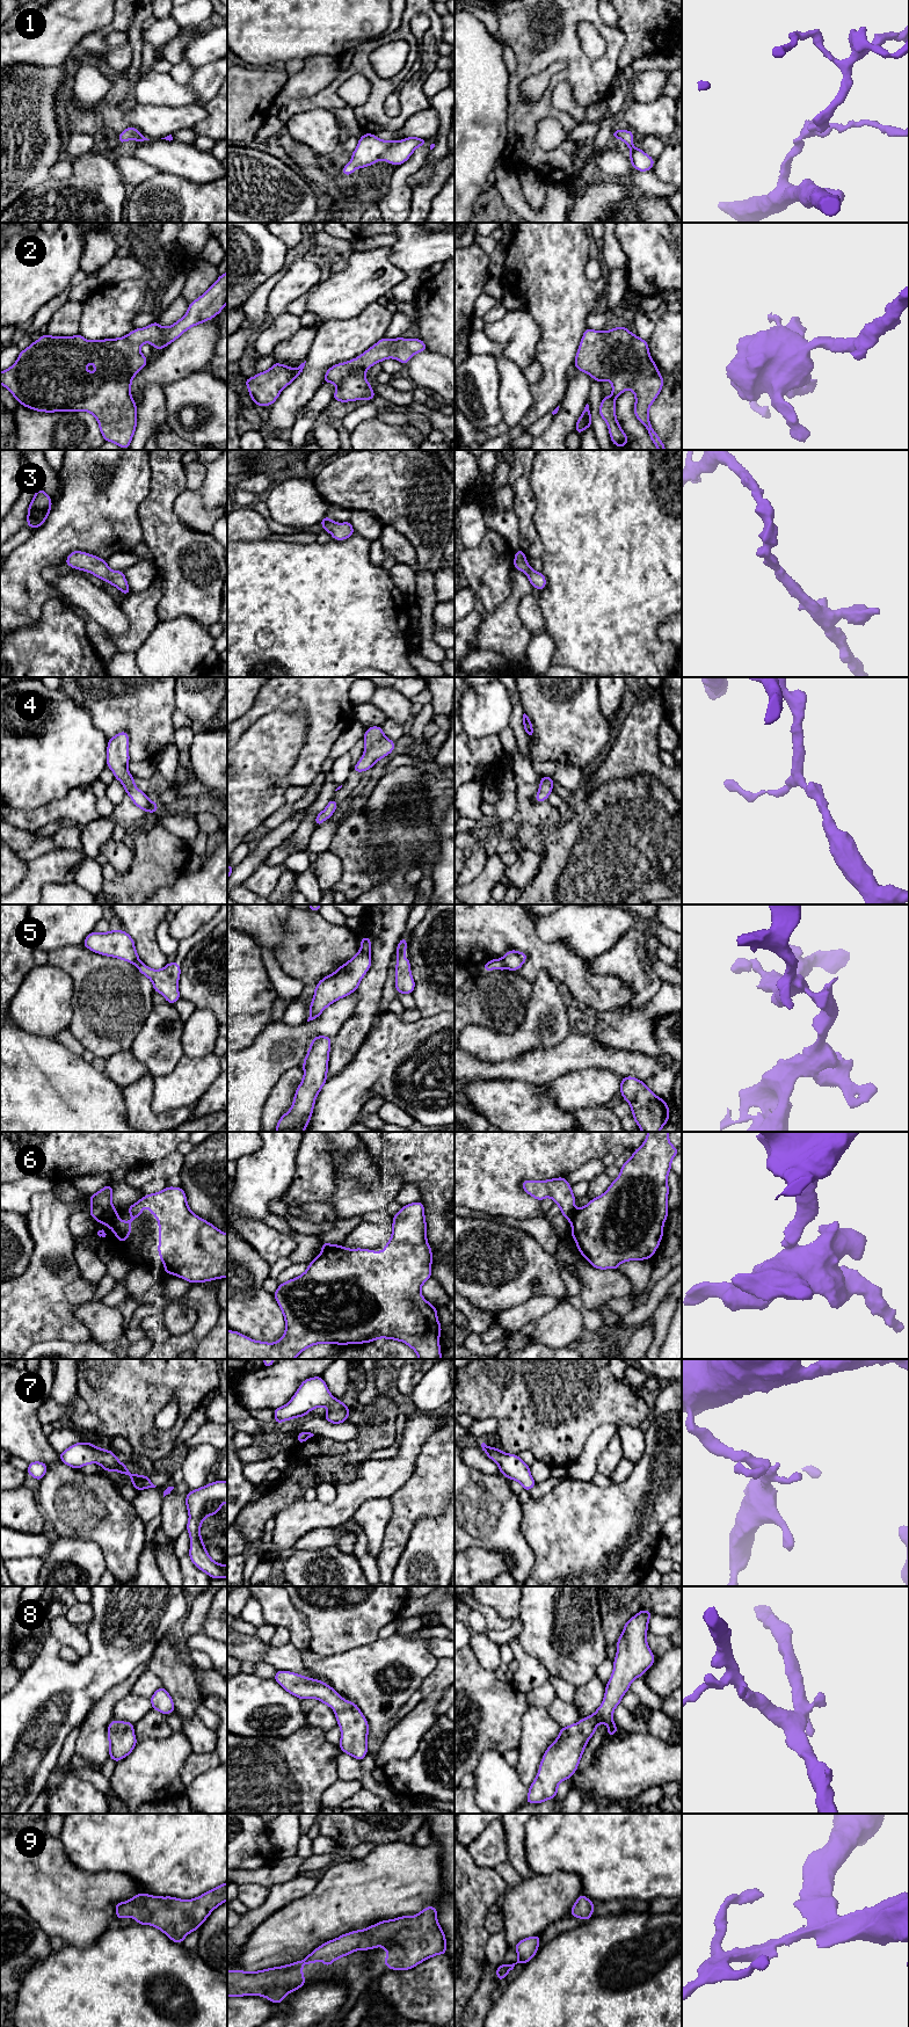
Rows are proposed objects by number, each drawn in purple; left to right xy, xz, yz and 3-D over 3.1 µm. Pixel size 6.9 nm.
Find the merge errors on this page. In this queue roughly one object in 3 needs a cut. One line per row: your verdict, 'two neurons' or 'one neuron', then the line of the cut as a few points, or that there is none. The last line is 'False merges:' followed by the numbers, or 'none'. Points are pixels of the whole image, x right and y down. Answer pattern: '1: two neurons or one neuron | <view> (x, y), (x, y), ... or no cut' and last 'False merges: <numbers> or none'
1: one neuron | no cut
2: one neuron | no cut
3: one neuron | no cut
4: one neuron | no cut
5: two neurons | yz (500, 959), (506, 968)
6: two neurons | xy (116, 1213), (111, 1218), (99, 1222)
7: one neuron | no cut
8: one neuron | no cut
9: one neuron | no cut
False merges: 5, 6

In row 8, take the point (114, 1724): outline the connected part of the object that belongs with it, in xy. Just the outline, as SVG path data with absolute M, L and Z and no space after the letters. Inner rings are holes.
M111 1720L108 1726L109 1757L118 1763L128 1757L137 1744L134 1723Z

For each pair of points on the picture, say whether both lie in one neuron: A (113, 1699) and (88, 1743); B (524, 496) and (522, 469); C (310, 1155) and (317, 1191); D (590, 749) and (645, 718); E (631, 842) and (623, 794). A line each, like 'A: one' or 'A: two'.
A: one
B: one
C: one
D: two
E: one

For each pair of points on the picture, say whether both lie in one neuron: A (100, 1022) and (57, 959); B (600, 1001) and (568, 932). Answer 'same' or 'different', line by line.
A: same
B: different

